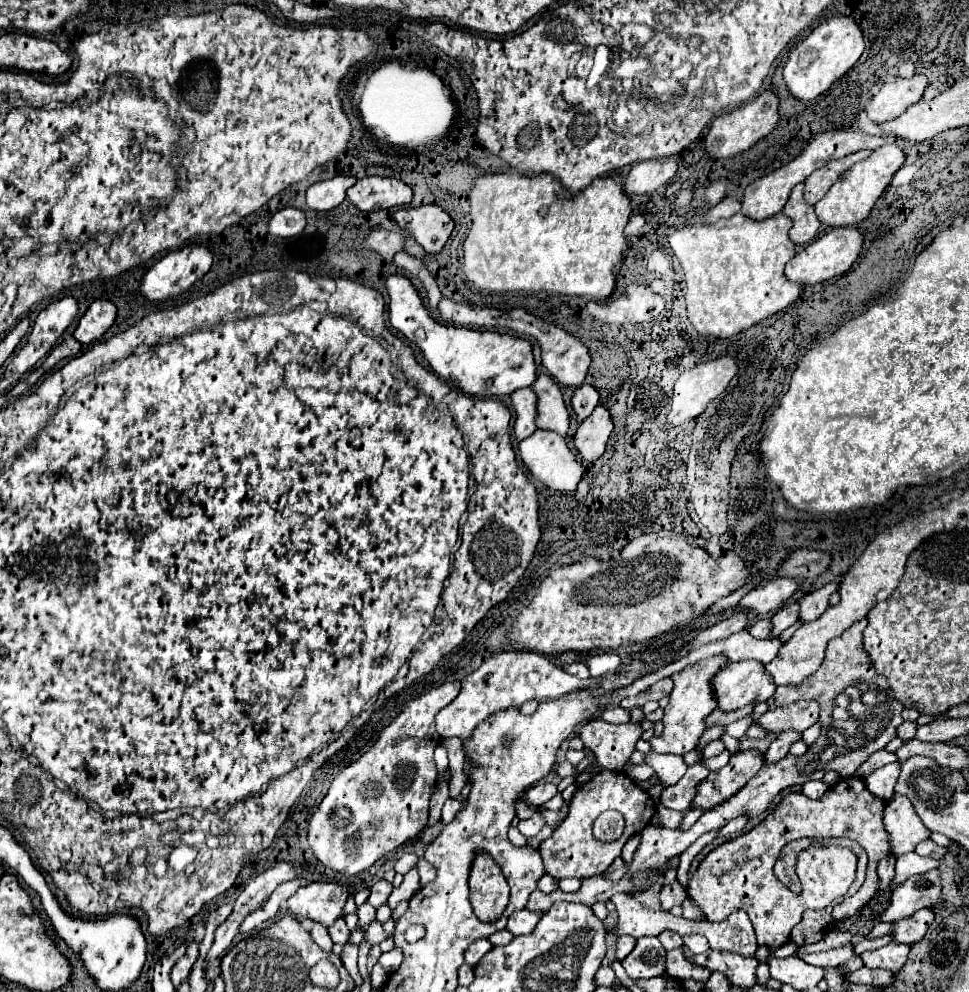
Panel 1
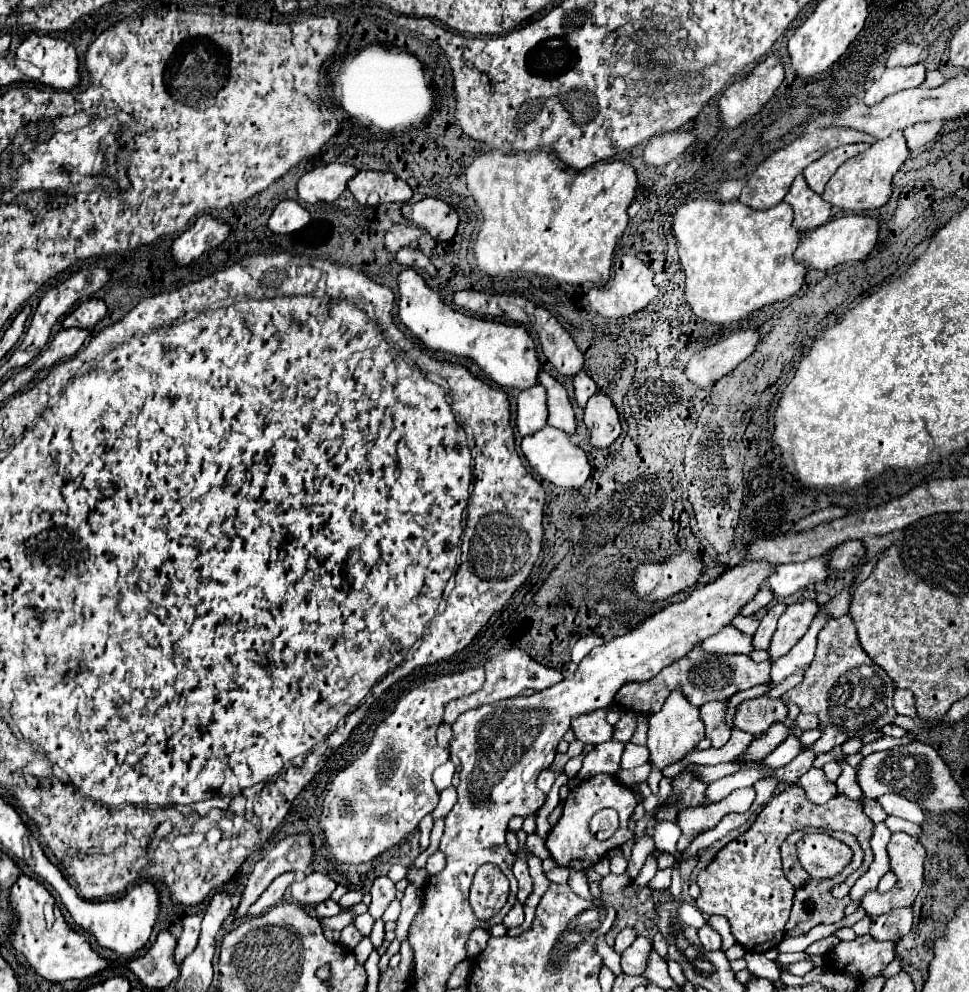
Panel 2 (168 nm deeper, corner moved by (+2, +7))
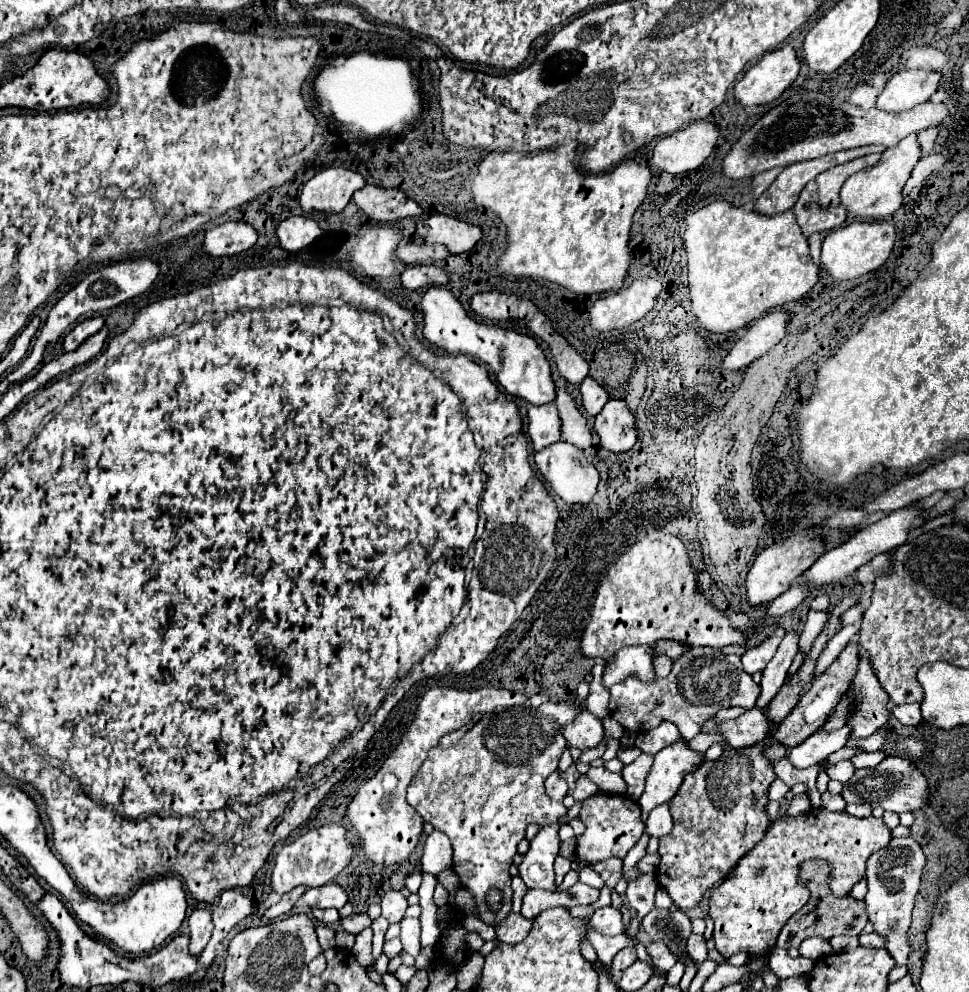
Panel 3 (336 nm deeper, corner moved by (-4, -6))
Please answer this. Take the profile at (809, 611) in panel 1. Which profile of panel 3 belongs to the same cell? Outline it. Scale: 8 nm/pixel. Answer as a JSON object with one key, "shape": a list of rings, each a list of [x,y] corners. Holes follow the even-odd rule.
{"shape":[[[796,630],[786,632],[786,636],[780,642],[774,658],[768,662],[768,666],[762,672],[762,682],[760,682],[762,692],[760,692],[760,698],[758,698],[756,706],[760,706],[760,708],[768,706],[770,700],[782,688],[782,684],[786,680],[786,674],[788,674],[788,668],[798,654],[798,638],[800,638],[800,634]]]}

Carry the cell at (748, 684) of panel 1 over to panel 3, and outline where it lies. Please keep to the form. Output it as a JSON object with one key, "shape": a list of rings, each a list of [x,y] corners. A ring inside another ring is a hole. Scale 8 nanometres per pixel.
{"shape":[[[692,648],[688,656],[682,656],[676,660],[672,666],[672,672],[660,680],[660,684],[640,684],[638,680],[624,680],[618,682],[610,688],[610,714],[630,732],[638,730],[652,730],[660,726],[660,722],[670,720],[678,726],[680,734],[690,740],[694,738],[706,720],[710,720],[718,710],[730,708],[730,706],[742,706],[742,708],[752,708],[756,706],[756,700],[760,696],[760,686],[748,676],[742,668],[740,656],[726,656],[716,648]]]}

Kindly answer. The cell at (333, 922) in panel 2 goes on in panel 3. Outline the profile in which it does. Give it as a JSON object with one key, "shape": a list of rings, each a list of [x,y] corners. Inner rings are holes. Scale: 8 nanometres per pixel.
{"shape":[[[364,928],[358,936],[356,936],[356,946],[354,946],[354,954],[358,960],[364,958],[364,966],[370,966],[372,960],[372,930]]]}

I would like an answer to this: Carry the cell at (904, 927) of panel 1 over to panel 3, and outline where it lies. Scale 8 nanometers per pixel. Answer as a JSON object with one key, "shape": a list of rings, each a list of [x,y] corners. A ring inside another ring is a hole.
{"shape":[[[872,932],[872,934],[860,934],[860,946],[864,946],[864,948],[886,948],[886,938],[884,936],[880,936],[880,934],[876,934],[876,932]]]}

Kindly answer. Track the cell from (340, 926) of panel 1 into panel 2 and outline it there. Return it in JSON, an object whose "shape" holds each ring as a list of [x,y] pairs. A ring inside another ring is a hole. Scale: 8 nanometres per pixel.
{"shape":[[[326,899],[326,903],[316,905],[316,915],[318,917],[332,917],[332,915],[338,915],[338,913],[340,913],[340,907],[332,899]]]}

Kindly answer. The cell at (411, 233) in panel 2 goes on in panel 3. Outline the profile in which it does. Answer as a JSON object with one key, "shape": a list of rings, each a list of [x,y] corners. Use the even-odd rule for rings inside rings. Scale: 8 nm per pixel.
{"shape":[[[400,244],[396,248],[398,260],[404,264],[422,264],[422,262],[436,262],[440,258],[450,256],[450,252],[440,244]]]}

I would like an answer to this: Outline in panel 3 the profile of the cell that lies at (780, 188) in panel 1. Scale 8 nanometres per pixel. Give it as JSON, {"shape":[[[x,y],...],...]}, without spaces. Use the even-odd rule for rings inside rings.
{"shape":[[[860,146],[860,148],[850,148],[850,150],[840,150],[840,152],[834,152],[834,154],[826,154],[826,156],[820,156],[820,158],[812,158],[812,160],[804,160],[804,162],[798,162],[798,164],[792,164],[792,166],[786,166],[780,176],[762,192],[760,198],[756,198],[754,202],[754,210],[758,214],[764,214],[764,216],[774,216],[774,214],[782,214],[784,210],[790,210],[794,208],[798,196],[800,196],[800,190],[810,182],[814,180],[820,172],[836,166],[836,164],[844,164],[844,162],[850,162],[854,158],[860,158],[860,156],[866,156],[866,154],[872,154],[872,152],[884,152],[886,148],[884,146]]]}

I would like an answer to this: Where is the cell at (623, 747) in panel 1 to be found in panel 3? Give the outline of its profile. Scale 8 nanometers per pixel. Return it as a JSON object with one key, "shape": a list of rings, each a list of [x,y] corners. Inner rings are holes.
{"shape":[[[584,710],[572,724],[564,728],[564,736],[570,746],[578,750],[588,750],[604,742],[604,726],[600,718]]]}

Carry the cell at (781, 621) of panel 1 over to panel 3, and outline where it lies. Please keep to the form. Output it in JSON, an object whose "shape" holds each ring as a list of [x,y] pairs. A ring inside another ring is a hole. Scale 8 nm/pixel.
{"shape":[[[776,628],[774,634],[770,638],[766,638],[762,644],[750,648],[744,656],[742,656],[742,664],[744,664],[744,670],[748,674],[754,674],[758,670],[764,670],[766,664],[770,662],[770,658],[774,656],[780,640],[784,638],[784,628]]]}

